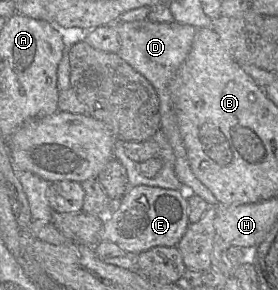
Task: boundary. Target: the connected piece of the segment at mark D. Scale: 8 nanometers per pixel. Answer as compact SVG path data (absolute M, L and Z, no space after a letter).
M148 18L141 21L116 21L115 25L120 38L118 55L135 70L144 75L154 86L160 100L161 130L166 135L175 155L175 174L183 188L189 188L202 197L209 205L218 206L214 194L195 176L188 161L187 151L180 135L174 103L169 86L177 70L188 56L197 28L192 25L152 22Z

